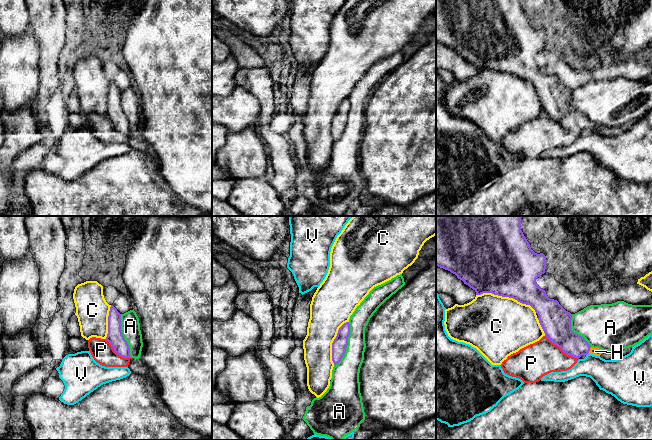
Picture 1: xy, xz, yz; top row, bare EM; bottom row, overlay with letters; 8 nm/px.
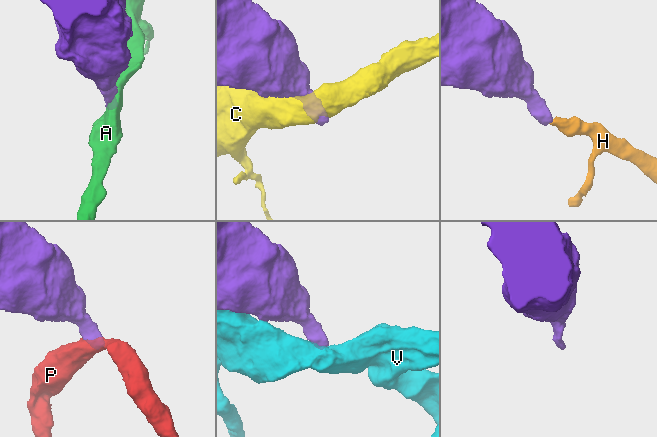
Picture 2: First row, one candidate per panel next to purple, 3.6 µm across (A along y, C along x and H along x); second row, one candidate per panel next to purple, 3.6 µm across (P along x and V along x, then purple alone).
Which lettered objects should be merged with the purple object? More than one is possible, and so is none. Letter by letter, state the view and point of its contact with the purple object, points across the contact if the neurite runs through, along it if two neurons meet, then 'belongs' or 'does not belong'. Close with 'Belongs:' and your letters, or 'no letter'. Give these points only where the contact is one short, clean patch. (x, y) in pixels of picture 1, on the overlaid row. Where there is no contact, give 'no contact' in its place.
A: contact xz (347, 344); border xz (349, 322), (348, 344), (345, 353), (334, 365); does not belong
C: contact yz (506, 296); does not belong
H: contact yz (589, 350); way yz (572, 344), (589, 350), (595, 351); belongs
P: contact yz (562, 350); border yz (545, 335), (564, 352), (578, 359); does not belong
V: contact yz (587, 353); does not belong
Belongs: H

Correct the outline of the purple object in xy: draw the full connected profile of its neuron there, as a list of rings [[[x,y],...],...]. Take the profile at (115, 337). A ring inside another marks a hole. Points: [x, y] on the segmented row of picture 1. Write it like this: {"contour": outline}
{"contour": [[[111,305],[108,316],[108,334],[106,340],[114,351],[123,358],[131,358],[130,348],[121,331],[121,314]]]}

